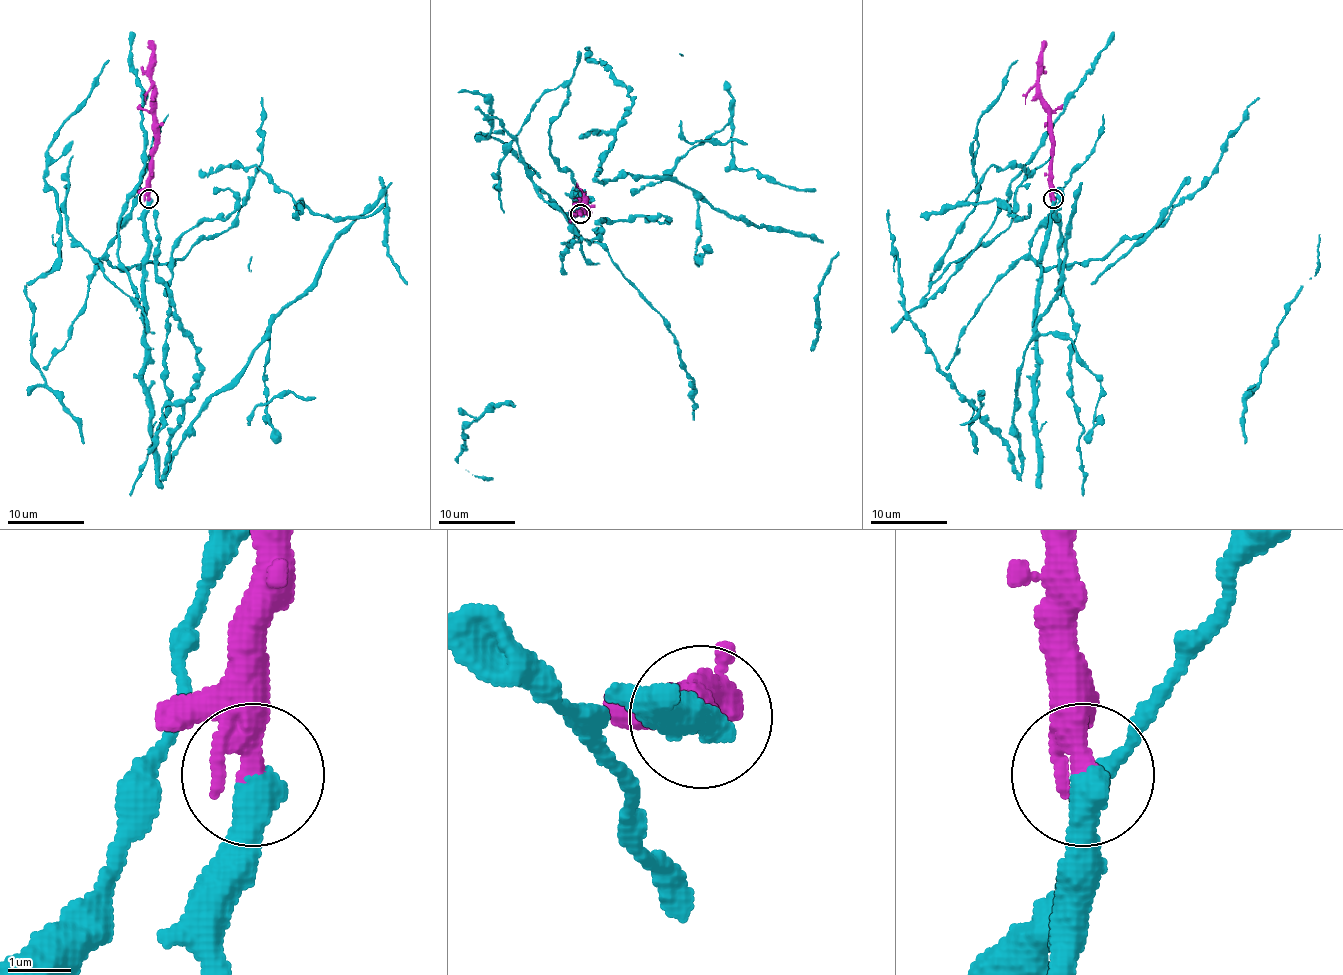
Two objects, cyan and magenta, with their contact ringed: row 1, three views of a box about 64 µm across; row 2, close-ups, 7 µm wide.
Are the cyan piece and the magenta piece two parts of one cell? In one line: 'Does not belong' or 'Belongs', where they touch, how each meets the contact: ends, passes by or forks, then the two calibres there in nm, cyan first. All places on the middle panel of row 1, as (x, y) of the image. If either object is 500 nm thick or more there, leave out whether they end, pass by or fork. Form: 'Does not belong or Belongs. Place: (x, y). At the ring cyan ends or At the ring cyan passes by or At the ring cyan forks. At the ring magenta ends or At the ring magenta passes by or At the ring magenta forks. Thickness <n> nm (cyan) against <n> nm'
Belongs. Place: (580, 213). At the ring cyan ends. At the ring magenta passes by. Thickness 480 nm (cyan) against 320 nm

